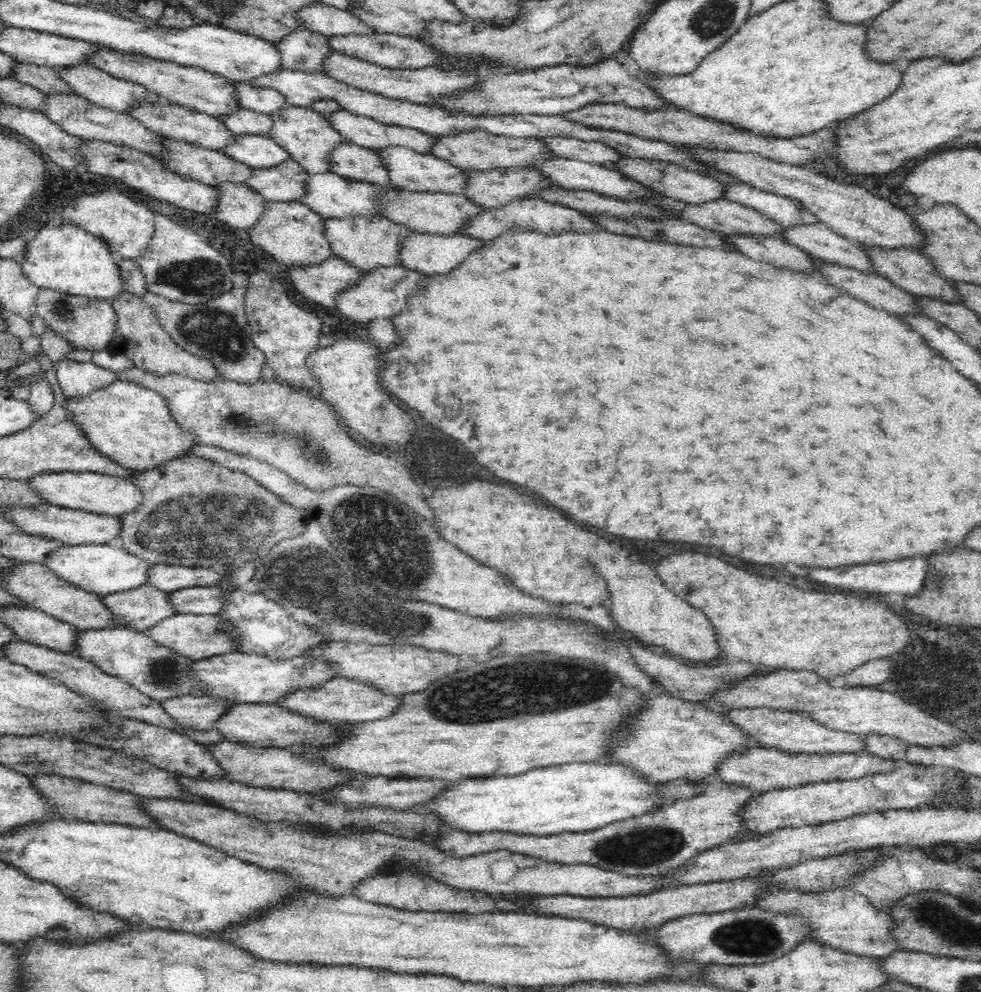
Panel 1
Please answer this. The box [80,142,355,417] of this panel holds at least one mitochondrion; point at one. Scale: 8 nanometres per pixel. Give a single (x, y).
(215, 330)

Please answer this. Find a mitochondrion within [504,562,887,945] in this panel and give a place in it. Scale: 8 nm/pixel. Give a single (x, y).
(648, 847)

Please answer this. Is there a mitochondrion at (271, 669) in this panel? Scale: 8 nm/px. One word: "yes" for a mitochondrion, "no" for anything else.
no

